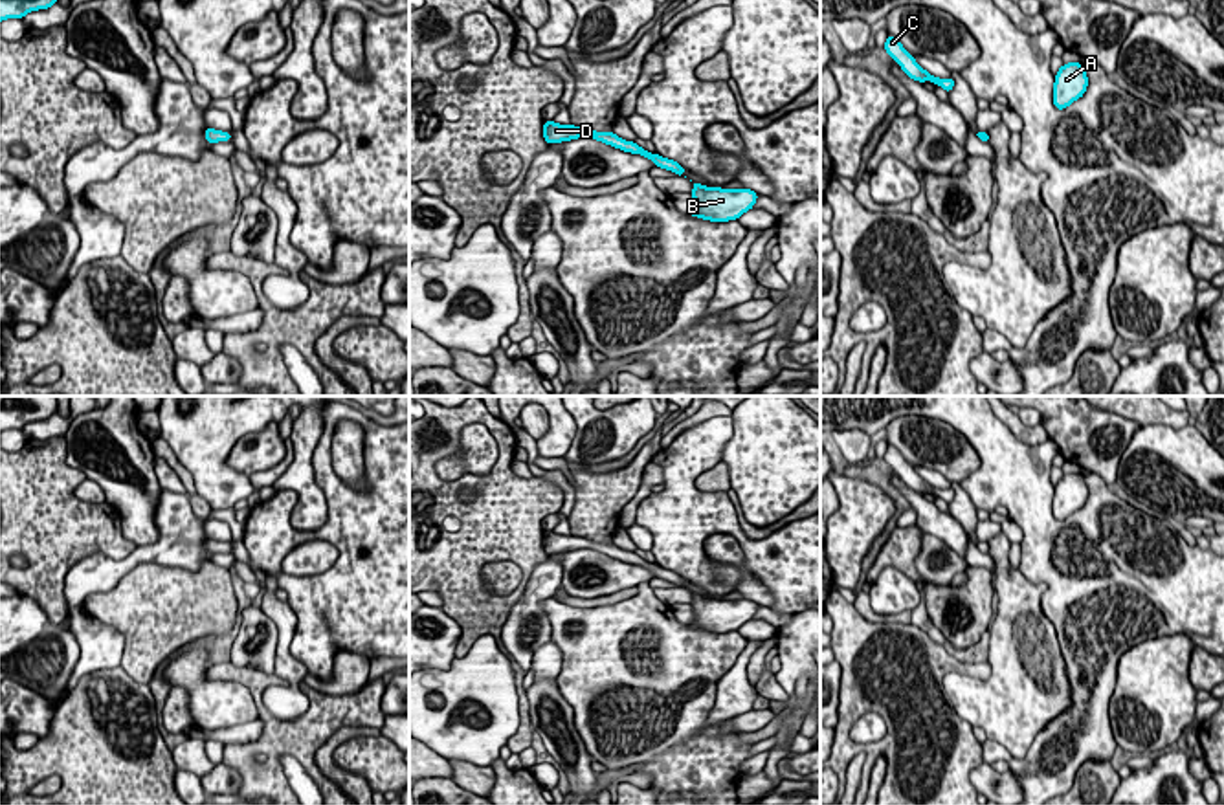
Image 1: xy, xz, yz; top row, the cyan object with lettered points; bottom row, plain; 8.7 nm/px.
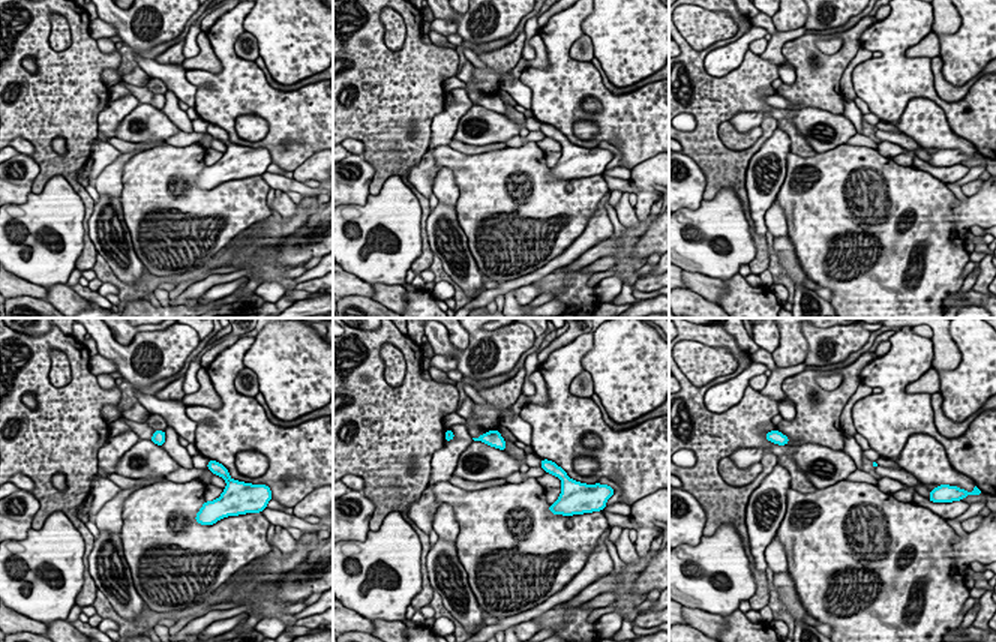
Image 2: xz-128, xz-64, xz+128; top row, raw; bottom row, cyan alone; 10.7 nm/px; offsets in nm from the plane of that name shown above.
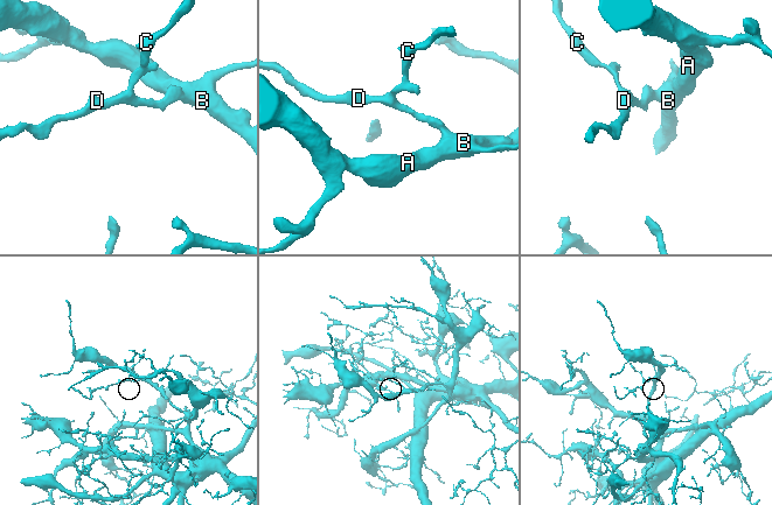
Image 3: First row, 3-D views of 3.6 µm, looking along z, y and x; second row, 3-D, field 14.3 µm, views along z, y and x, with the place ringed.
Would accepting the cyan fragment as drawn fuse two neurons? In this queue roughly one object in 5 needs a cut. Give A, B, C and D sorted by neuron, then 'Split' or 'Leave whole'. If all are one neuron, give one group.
Groups: A B C D. Leave whole

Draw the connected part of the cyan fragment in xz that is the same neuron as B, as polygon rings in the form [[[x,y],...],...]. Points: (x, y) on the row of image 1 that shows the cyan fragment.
[[[695,182],[692,185],[694,211],[690,215],[710,222],[738,220],[758,200],[758,193],[751,189],[705,187]]]

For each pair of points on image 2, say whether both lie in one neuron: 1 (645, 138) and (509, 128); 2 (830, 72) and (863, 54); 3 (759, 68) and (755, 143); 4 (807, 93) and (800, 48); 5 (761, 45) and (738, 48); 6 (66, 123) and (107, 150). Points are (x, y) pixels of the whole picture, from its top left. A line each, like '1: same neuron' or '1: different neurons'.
1: different neurons
2: different neurons
3: same neuron
4: same neuron
5: different neurons
6: different neurons

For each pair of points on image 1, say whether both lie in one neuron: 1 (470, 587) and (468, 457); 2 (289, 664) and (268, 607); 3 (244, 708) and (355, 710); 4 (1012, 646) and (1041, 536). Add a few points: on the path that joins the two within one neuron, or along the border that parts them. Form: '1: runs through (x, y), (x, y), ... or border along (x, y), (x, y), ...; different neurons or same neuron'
1: runs through (470, 554), (483, 538), (483, 490); same neuron
2: runs through (283, 650), (283, 622); same neuron
3: border along (224, 679), (233, 679), (250, 692), (257, 717); different neurons
4: border along (1017, 569), (1043, 587), (1041, 611), (1048, 620); different neurons

